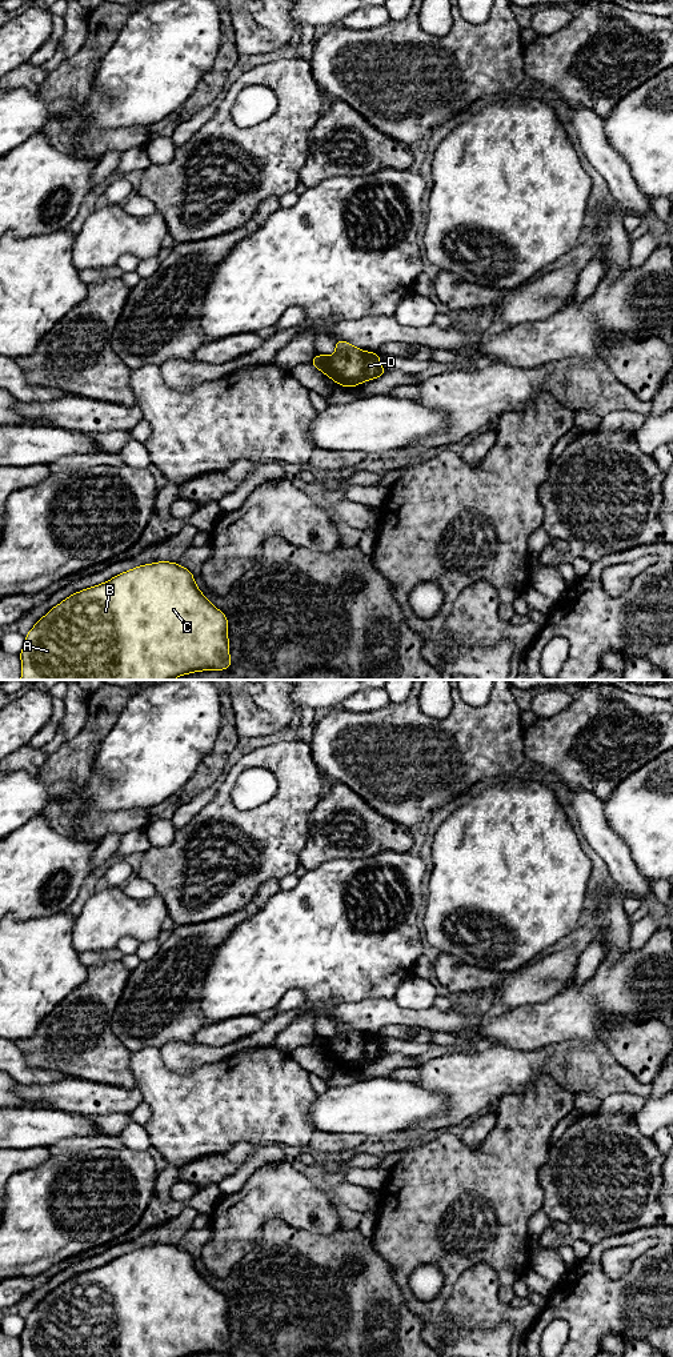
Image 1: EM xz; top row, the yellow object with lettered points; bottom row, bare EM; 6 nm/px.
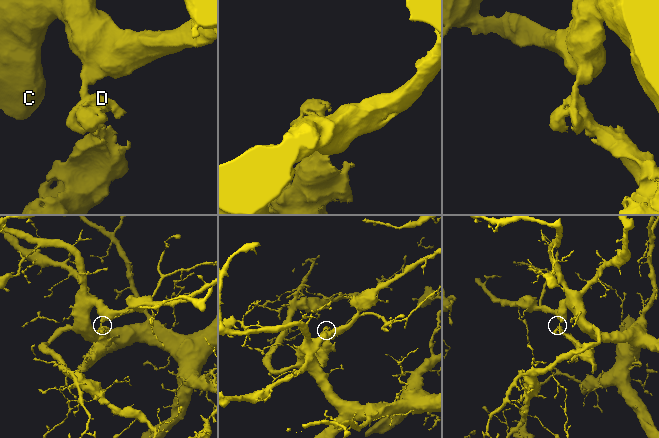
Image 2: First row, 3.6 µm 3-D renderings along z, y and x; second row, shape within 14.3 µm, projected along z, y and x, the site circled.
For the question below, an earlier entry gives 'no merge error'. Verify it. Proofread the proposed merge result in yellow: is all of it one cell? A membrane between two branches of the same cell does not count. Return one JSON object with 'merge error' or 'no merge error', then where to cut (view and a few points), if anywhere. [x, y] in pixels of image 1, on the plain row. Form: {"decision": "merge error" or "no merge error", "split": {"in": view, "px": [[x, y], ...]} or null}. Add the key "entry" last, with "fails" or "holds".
{"decision": "merge error", "split": {"in": "xz", "px": [[325, 1039], [323, 1053]]}, "entry": "fails"}

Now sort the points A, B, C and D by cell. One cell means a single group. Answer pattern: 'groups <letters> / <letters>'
groups A B C / D

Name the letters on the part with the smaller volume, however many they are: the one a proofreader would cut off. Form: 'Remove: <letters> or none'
Remove: D

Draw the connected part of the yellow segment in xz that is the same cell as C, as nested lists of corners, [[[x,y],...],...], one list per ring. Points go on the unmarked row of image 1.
[[[159,1244],[76,1274],[52,1290],[25,1317],[21,1357],[188,1357],[229,1352],[228,1301],[203,1277],[188,1250]]]

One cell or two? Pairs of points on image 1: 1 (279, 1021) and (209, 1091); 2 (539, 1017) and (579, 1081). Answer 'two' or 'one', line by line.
1: two
2: two

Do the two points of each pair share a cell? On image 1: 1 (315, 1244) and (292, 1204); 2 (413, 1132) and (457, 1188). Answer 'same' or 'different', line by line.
1: different
2: different

